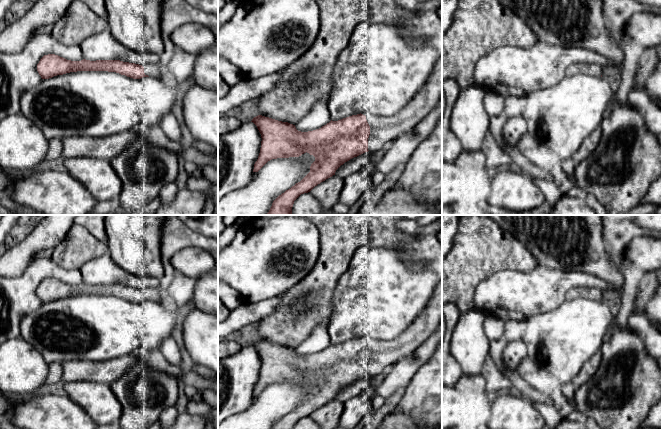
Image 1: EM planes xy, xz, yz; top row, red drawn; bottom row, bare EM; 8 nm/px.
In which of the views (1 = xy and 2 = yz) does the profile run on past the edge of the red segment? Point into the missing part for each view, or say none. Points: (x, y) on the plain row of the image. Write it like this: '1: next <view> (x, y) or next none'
1: next xy (154, 294)
2: next none

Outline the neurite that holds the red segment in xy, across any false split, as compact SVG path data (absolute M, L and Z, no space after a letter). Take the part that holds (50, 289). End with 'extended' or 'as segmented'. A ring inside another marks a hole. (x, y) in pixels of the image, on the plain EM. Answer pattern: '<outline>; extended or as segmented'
M55 278L44 279L37 288L37 295L42 303L77 295L116 296L133 303L165 301L164 294L158 288L142 290L120 284L71 285Z; extended

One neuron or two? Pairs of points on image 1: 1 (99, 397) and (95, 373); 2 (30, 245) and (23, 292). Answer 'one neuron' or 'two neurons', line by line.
1: two neurons
2: two neurons

